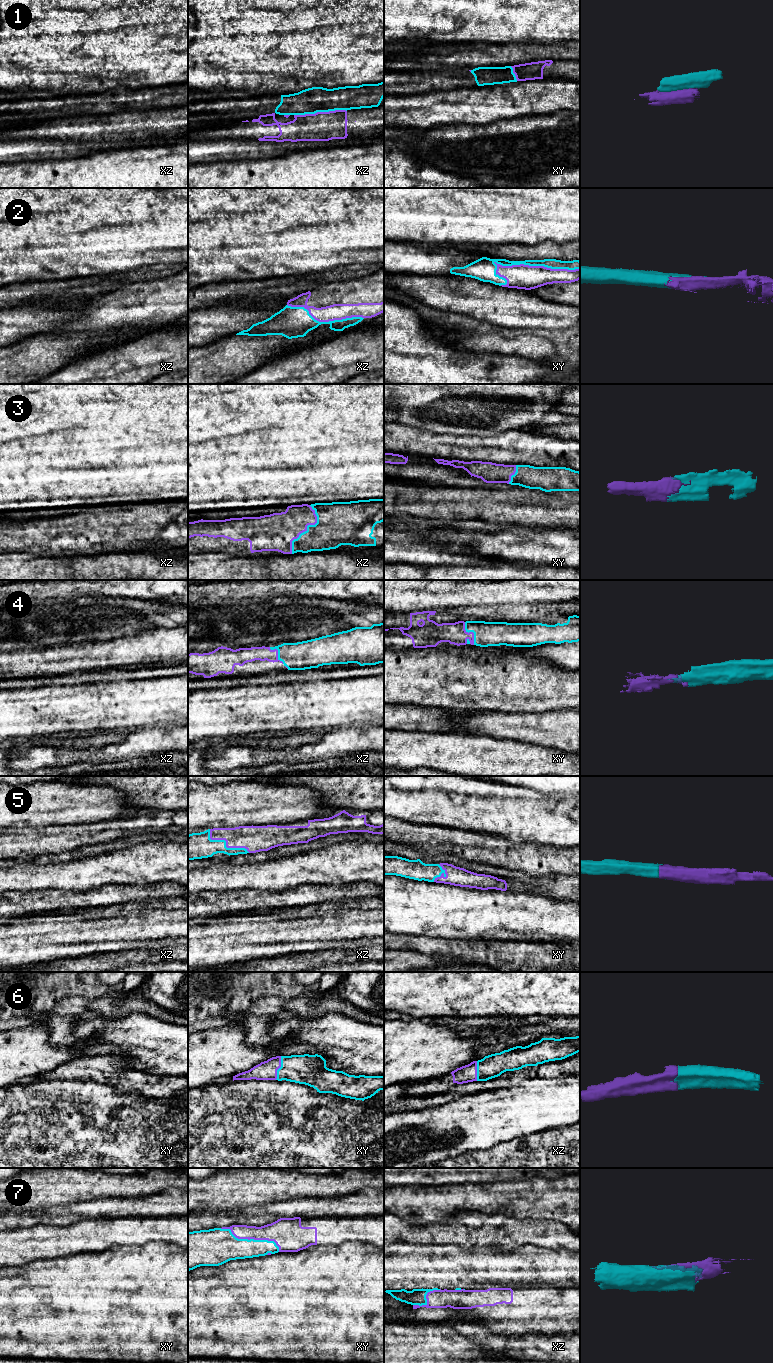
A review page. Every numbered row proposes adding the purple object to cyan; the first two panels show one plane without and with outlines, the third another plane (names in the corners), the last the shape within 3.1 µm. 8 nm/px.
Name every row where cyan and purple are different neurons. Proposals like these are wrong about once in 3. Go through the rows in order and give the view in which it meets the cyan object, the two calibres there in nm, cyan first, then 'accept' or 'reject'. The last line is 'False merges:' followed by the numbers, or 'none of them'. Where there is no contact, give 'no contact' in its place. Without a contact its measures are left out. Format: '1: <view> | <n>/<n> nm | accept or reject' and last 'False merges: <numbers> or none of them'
1: xz | 200/240 nm | reject
2: xy | 80/190 nm | accept
3: xz | 340/300 nm | accept
4: xy | 190/170 nm | accept
5: xz | 200/200 nm | accept
6: xy | 240/160 nm | accept
7: xy | 260/190 nm | accept
False merges: 1

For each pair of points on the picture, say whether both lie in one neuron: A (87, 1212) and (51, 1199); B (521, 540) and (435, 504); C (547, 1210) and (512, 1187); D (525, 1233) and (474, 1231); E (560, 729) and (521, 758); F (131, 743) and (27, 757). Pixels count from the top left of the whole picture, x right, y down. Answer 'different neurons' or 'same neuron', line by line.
A: different neurons
B: different neurons
C: same neuron
D: same neuron
E: different neurons
F: same neuron

